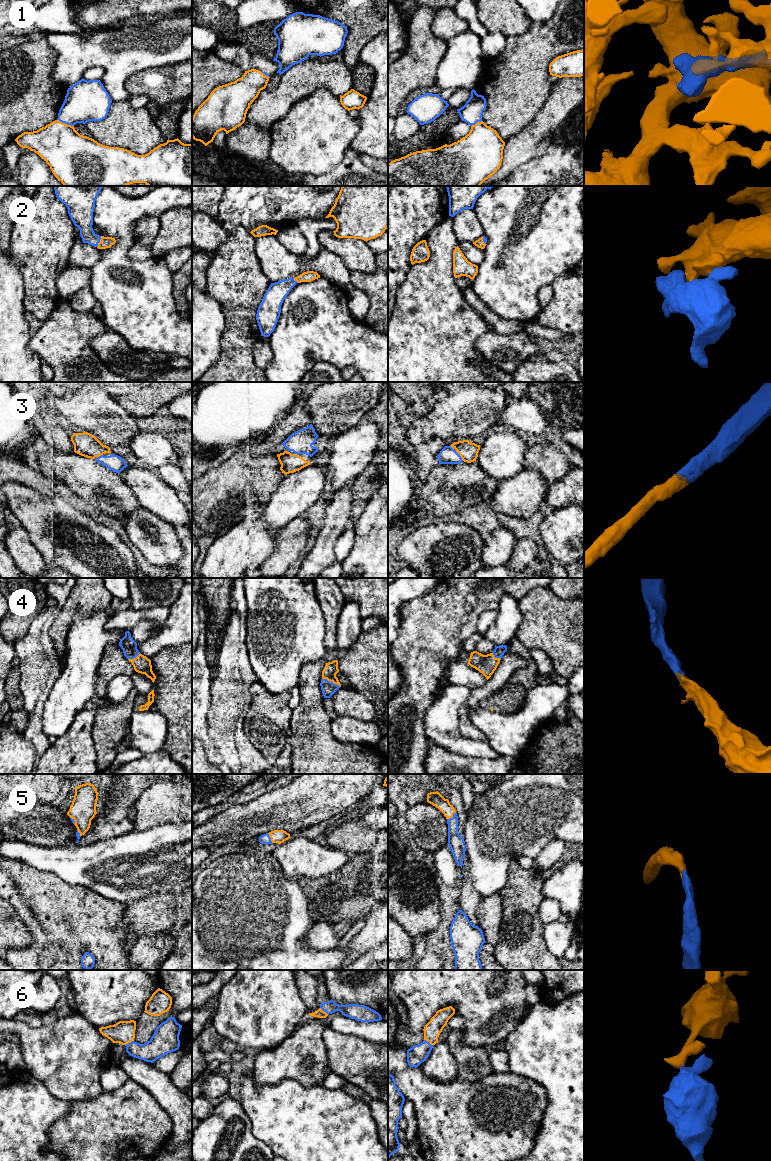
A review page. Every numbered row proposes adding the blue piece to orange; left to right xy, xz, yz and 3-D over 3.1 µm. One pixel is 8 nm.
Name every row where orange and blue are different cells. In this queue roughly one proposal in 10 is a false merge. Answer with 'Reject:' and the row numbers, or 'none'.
Reject: none

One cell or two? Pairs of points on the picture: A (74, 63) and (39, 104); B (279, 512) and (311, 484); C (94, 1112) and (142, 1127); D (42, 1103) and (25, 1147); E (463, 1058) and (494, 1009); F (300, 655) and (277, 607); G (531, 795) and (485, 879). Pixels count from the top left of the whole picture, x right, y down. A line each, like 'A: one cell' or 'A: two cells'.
A: two cells
B: one cell
C: one cell
D: one cell
E: two cells
F: one cell
G: one cell

